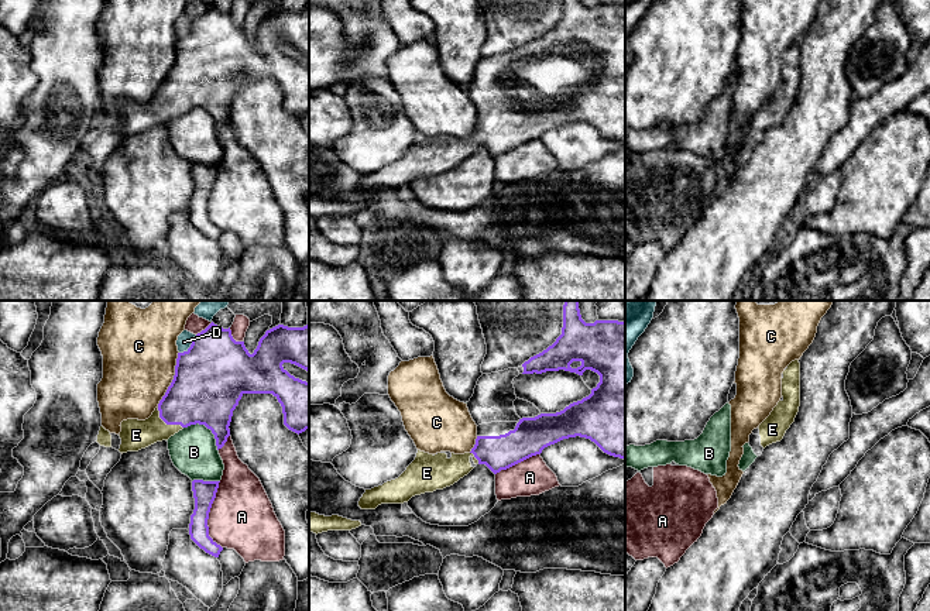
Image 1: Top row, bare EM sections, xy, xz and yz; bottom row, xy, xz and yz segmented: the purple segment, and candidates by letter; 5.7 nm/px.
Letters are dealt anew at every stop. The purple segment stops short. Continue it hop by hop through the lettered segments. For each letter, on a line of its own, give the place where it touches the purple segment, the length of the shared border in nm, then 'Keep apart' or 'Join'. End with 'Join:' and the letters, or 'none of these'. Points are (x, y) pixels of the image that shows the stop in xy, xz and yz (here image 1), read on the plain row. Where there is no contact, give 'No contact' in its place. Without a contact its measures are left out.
A: Touches purple at xy (208, 199). Shared border 380 nm. Keep apart
B: Touches purple at xy (208, 112). Shared border 240 nm. Keep apart
C: Touches purple at xy (172, 64). Shared border 340 nm. Keep apart
D: Touches purple at xy (191, 30). Shared border 150 nm. Keep apart
E: Touches purple at xy (167, 107). Shared border 190 nm. Join
Join: E

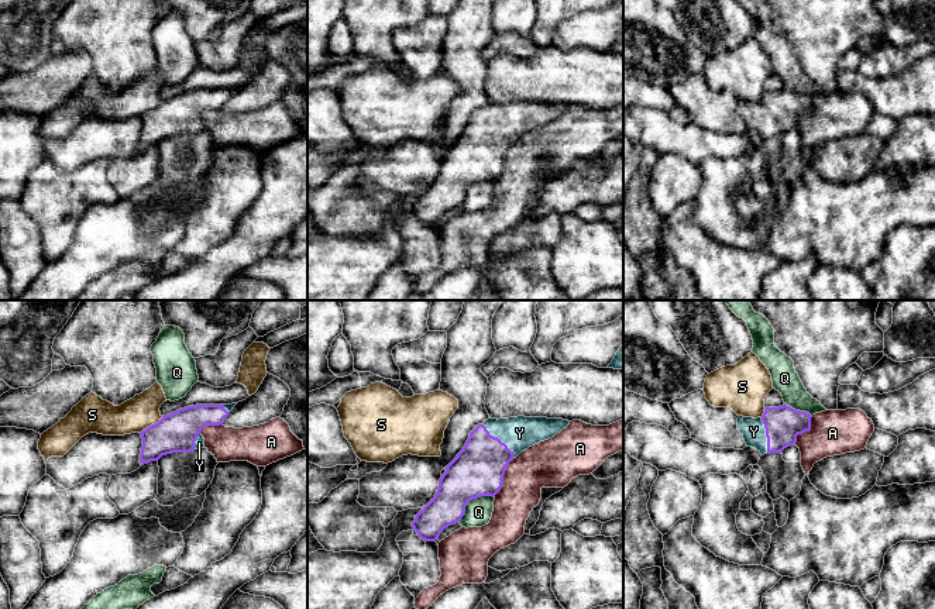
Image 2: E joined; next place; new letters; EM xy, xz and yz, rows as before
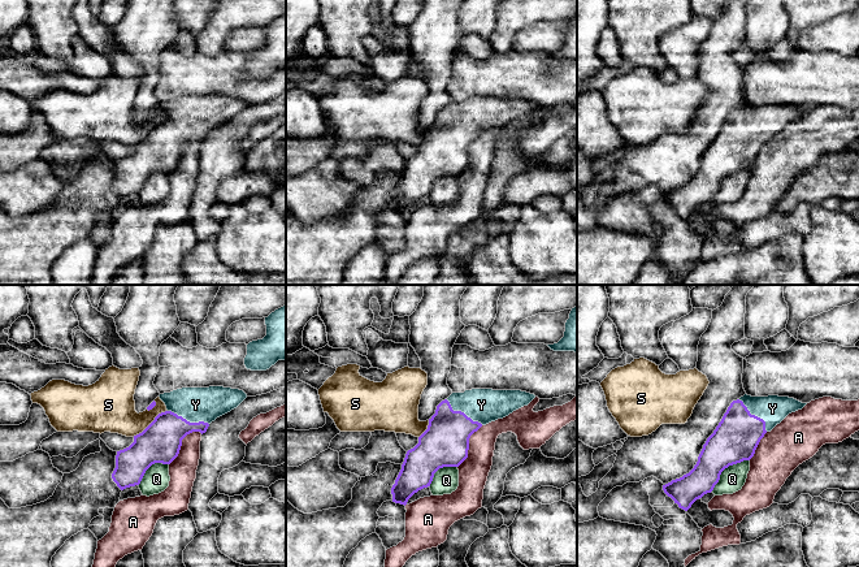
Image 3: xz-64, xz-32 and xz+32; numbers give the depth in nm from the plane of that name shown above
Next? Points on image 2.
A: Touches purple at xz (502, 162). Shared border 260 nm. Keep apart
Q: Touches purple at xz (471, 183). Shared border 240 nm. Keep apart
S: Touches purple at xy (153, 109). Shared border 170 nm. Keep apart
Y: Touches purple at xz (498, 123). Shared border 260 nm. Join
Join: Y

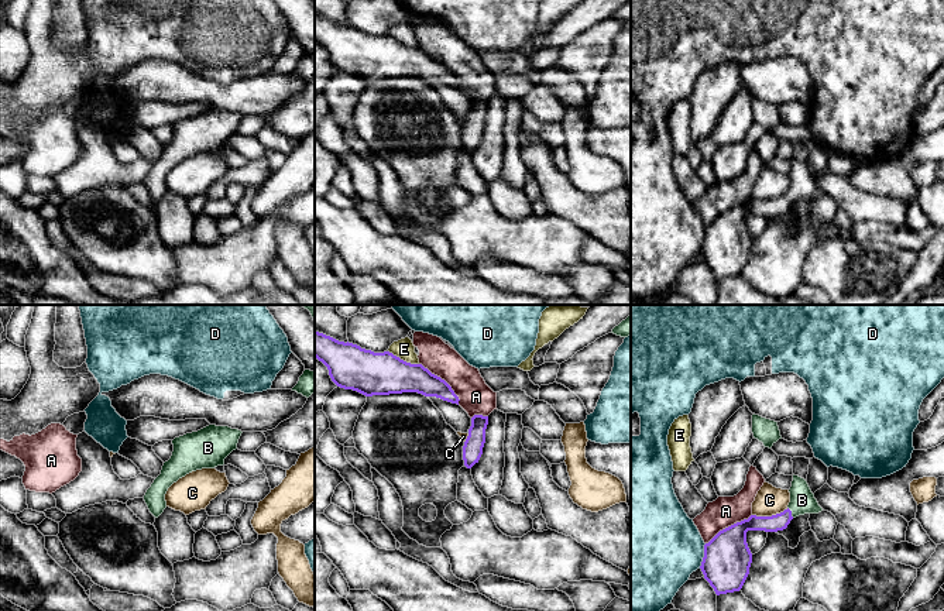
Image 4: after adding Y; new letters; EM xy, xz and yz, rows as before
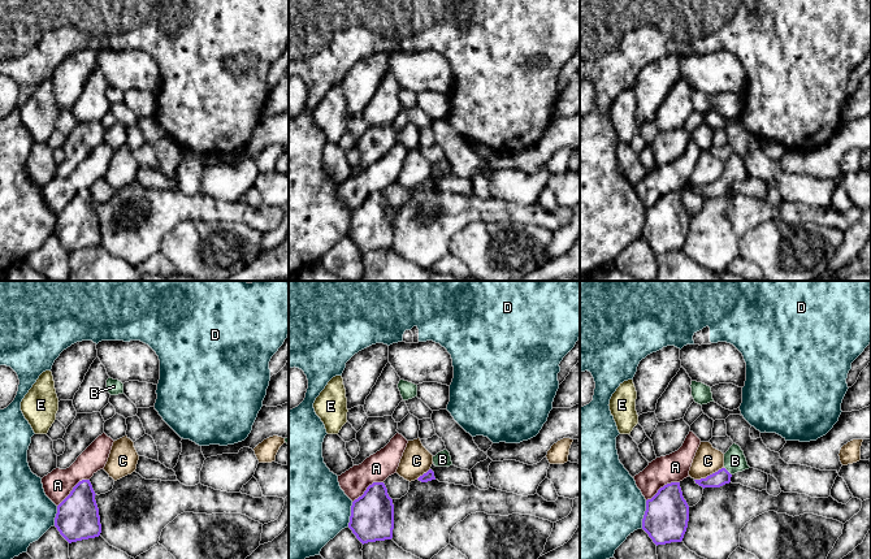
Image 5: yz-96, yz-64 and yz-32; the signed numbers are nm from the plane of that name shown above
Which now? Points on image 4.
A: Touches purple at xz (443, 64). Shared border 340 nm. Keep apart
B: Touches purple at yz (790, 196). Shared border 70 nm. Join
C: Touches purple at yz (769, 201). Shared border 220 nm. Keep apart
D: Touches purple at yz (704, 240). Shared border 150 nm. Keep apart
E: Touches purple at xz (402, 44). Shared border 190 nm. Keep apart
Join: B

